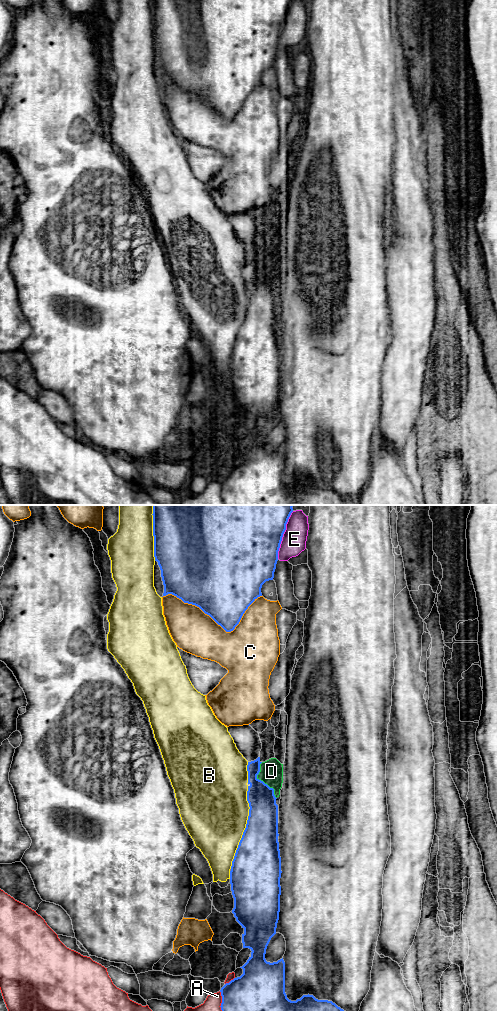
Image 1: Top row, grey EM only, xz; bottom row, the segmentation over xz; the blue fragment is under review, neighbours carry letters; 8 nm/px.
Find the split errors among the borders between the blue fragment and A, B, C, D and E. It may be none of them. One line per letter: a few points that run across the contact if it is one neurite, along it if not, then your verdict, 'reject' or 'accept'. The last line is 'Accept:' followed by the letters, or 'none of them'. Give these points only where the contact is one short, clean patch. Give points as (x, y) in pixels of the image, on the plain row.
A: reject
B: reject
C: reject
D: line xz (261, 250), (257, 265), (273, 277), (273, 282), (276, 286); reject
E: reject
Accept: none of them

